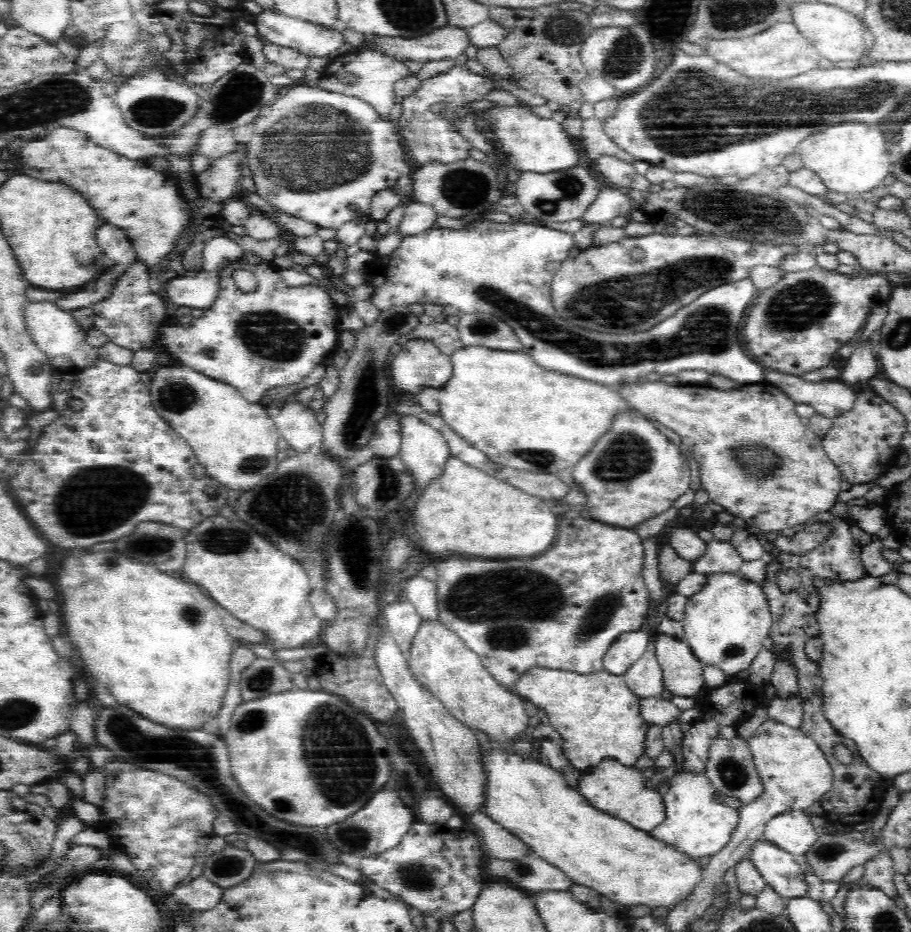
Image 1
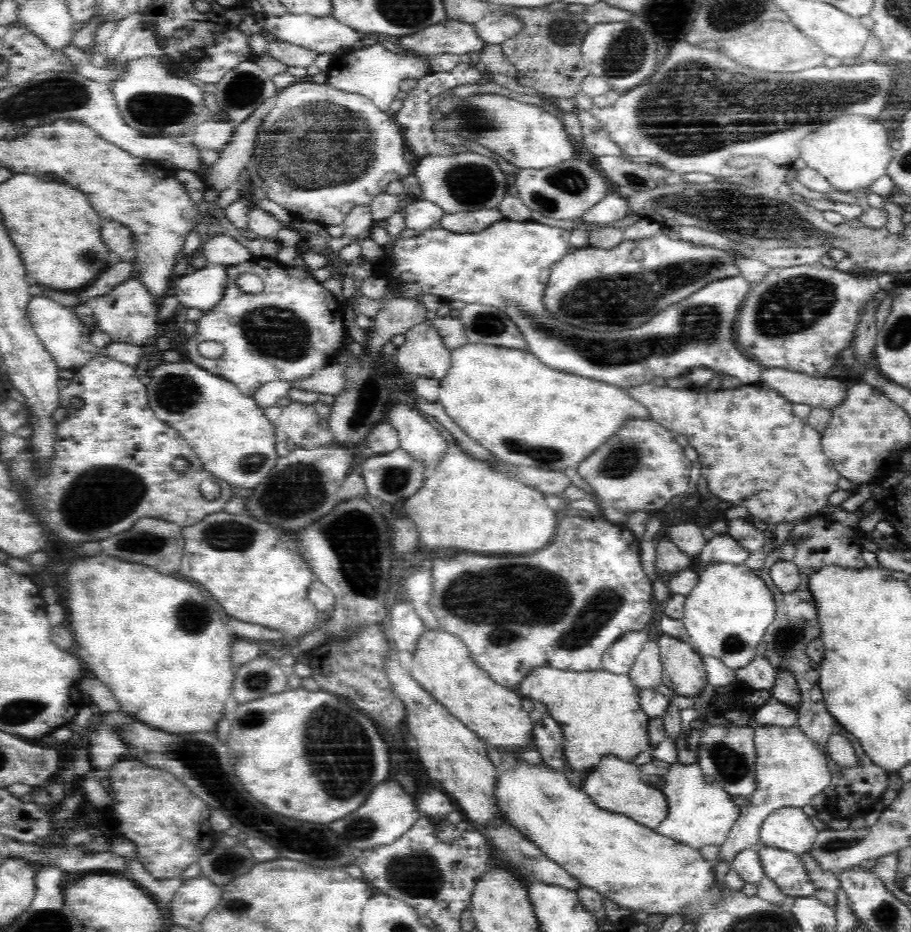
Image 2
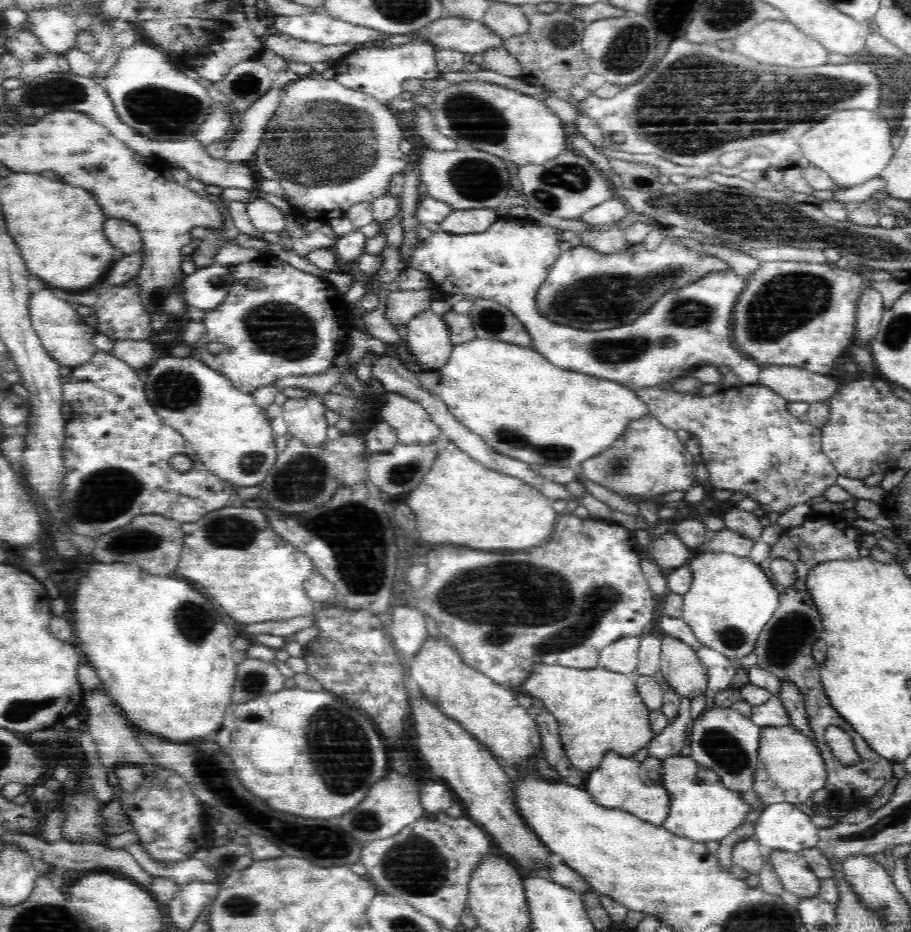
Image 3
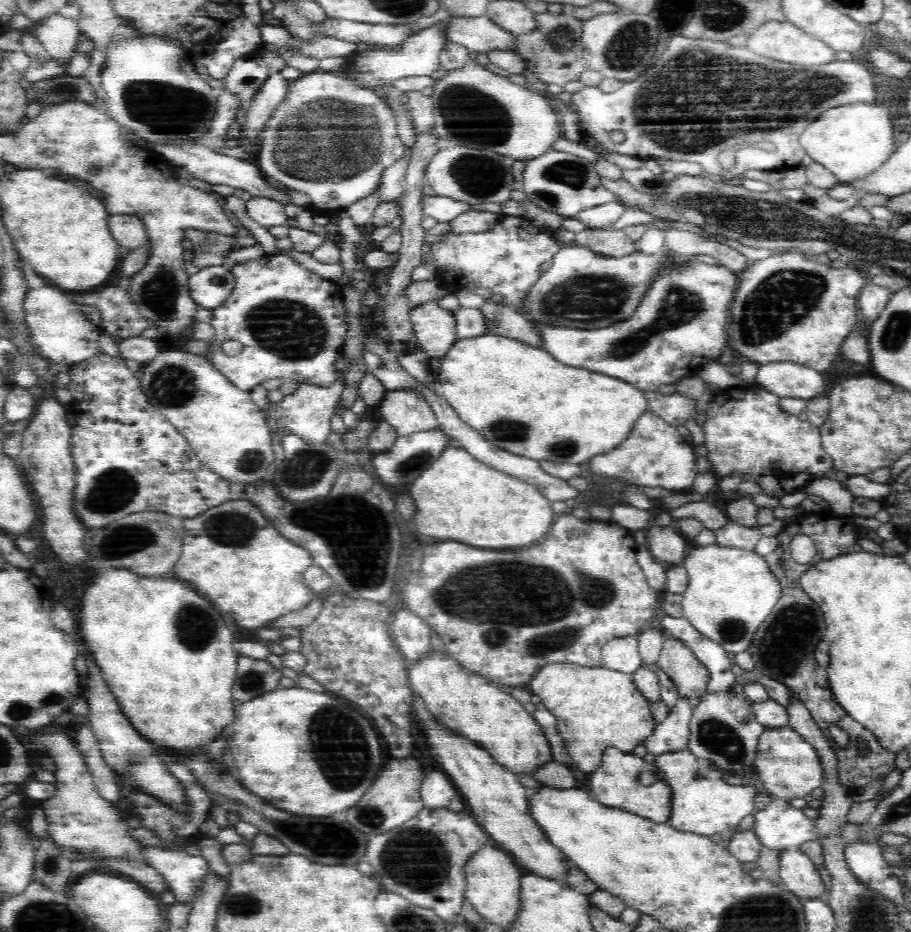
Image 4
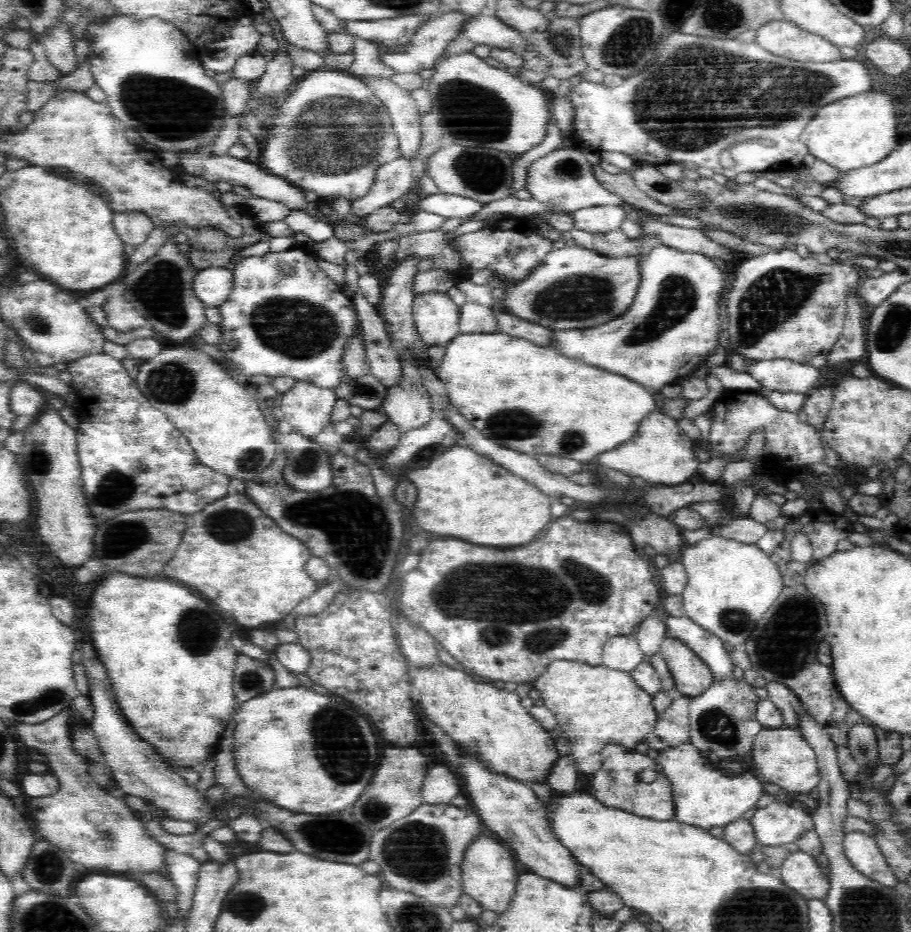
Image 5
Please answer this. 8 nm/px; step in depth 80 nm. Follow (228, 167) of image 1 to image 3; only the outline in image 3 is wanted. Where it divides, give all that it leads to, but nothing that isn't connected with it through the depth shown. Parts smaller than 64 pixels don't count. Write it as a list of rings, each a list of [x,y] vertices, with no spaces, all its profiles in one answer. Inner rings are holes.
[[[277,84],[272,86],[266,94],[262,95],[262,98],[256,99],[253,106],[239,117],[241,121],[237,131],[225,152],[224,157],[227,162],[240,164],[254,158],[254,152],[262,142],[268,121],[280,106],[282,91],[282,86]]]

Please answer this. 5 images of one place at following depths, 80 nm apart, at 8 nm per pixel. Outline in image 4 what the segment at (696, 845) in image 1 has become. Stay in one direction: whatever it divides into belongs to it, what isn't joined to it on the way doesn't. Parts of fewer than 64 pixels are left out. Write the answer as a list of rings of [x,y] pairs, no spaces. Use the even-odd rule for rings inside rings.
[[[688,748],[656,755],[652,768],[660,768],[664,772],[663,780],[672,790],[672,814],[667,824],[680,832],[696,833],[711,837],[715,834],[725,835],[734,830],[743,818],[755,814],[756,788],[724,782],[724,772],[712,766],[710,776],[718,776],[718,780],[710,780],[698,774],[696,756]]]

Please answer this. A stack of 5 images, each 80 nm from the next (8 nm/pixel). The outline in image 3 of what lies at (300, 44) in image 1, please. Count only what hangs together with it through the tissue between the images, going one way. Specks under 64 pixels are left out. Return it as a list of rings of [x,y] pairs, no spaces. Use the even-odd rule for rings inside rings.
[[[323,11],[304,13],[298,16],[277,15],[271,29],[279,34],[288,35],[291,39],[321,42],[326,46],[346,43],[356,45],[372,41],[379,44],[384,37],[389,40],[391,35],[378,28],[350,24]]]

